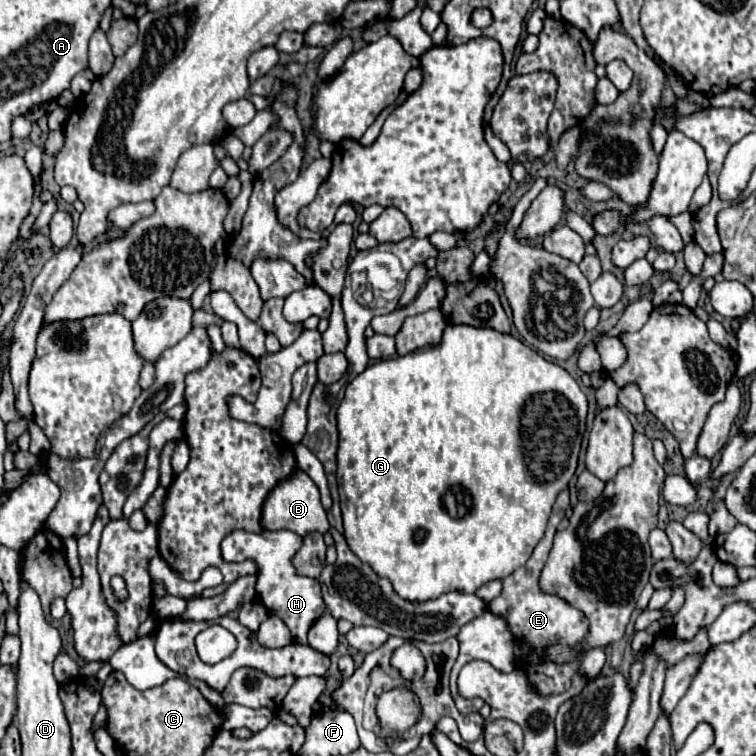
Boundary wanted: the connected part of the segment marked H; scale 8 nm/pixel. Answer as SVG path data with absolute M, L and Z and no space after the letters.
M236 530L228 534L222 542L222 556L228 562L240 562L240 560L252 560L256 562L256 592L262 598L264 606L270 614L278 616L290 630L296 642L308 644L306 632L310 624L324 614L326 604L322 600L322 590L316 578L302 578L294 572L292 556L302 546L302 536L290 530L262 530L258 534Z

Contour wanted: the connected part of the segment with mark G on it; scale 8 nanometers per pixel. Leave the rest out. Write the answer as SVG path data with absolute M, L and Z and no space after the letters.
M454 326L444 330L440 344L410 352L406 356L374 362L366 372L358 374L348 386L344 400L336 410L338 422L338 492L344 520L344 538L350 550L374 572L390 580L394 592L404 600L432 600L446 592L476 592L482 584L506 578L516 568L526 564L534 546L542 540L546 522L556 496L568 486L574 476L582 434L586 428L588 400L578 382L558 364L546 362L536 350L526 348L510 334L500 334L492 328Z

